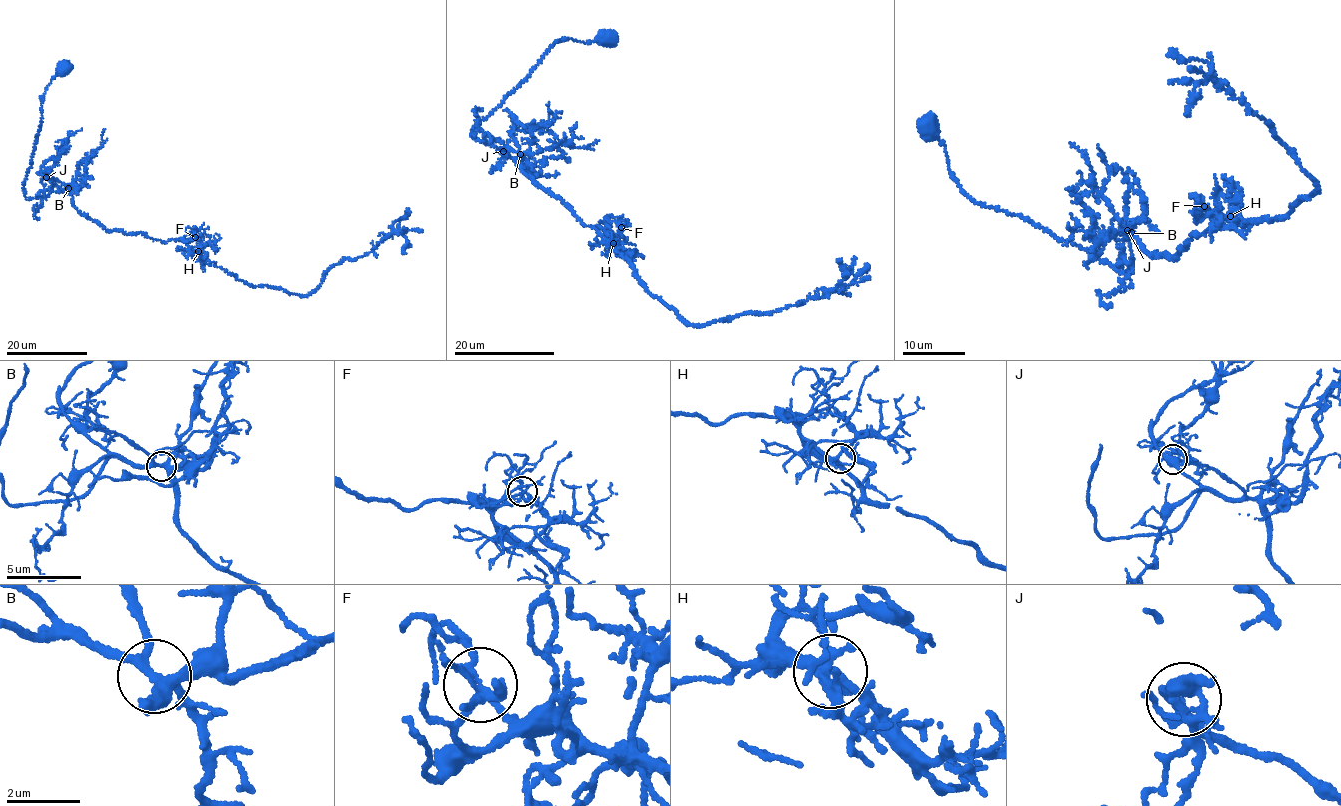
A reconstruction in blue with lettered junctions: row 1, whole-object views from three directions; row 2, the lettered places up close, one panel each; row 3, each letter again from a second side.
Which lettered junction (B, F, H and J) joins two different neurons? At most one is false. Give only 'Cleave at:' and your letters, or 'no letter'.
Cleave at: no letter

